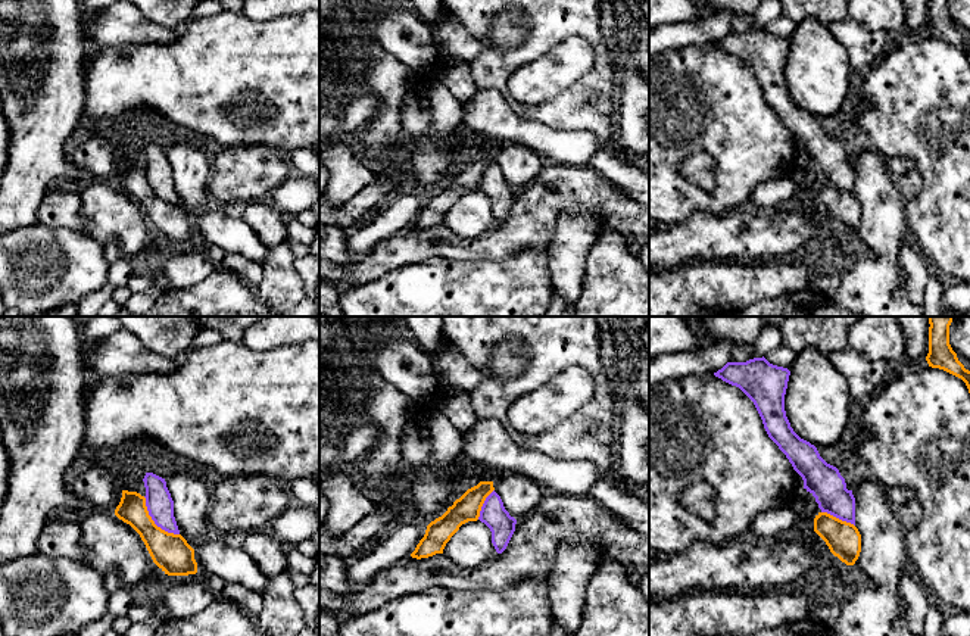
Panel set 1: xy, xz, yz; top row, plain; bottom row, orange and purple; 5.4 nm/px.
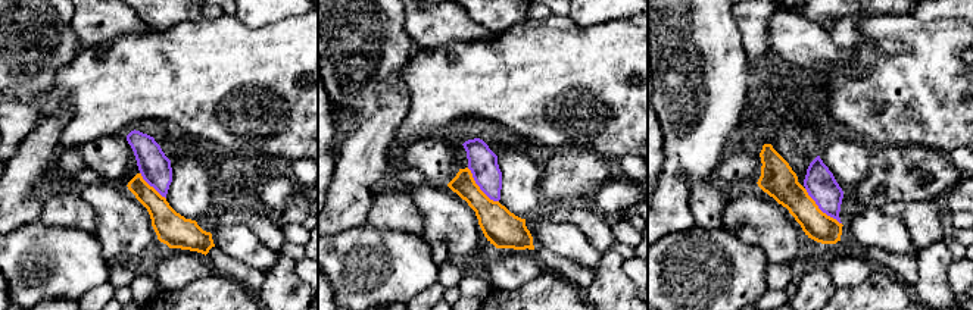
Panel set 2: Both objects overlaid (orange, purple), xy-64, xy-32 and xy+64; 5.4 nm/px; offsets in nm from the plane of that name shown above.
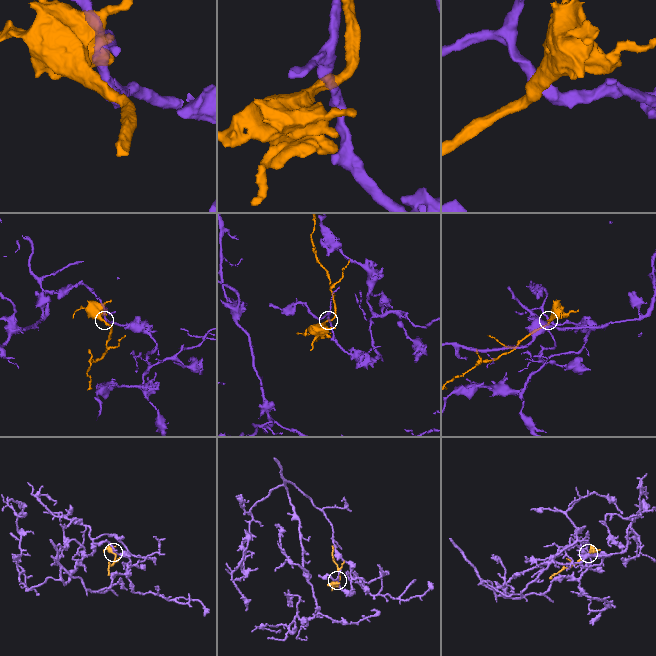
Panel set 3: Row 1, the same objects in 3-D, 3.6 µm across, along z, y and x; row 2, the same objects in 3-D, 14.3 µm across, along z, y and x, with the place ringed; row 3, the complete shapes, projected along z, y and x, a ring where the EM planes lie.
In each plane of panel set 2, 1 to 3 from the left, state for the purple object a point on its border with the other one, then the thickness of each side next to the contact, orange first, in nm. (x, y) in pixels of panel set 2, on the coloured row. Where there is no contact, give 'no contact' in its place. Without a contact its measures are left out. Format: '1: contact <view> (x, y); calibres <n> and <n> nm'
1: contact xy-64 (152, 187); calibres 180 and 170 nm
2: contact xy-32 (479, 187); calibres 200 and 160 nm
3: contact xy+64 (819, 209); calibres 180 and 170 nm

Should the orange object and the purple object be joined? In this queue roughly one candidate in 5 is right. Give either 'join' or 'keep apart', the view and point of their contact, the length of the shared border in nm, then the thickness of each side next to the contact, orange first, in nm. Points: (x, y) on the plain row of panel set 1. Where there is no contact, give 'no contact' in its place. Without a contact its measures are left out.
keep apart | xy (153, 192) | 300 nm | 200/150 nm

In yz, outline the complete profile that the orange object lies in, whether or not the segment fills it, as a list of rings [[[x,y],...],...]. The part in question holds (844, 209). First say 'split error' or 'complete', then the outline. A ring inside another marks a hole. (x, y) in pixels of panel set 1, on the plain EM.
complete; [[[818,183],[814,188],[814,202],[842,233],[846,236],[855,234],[861,222],[861,205],[854,194],[827,183]]]

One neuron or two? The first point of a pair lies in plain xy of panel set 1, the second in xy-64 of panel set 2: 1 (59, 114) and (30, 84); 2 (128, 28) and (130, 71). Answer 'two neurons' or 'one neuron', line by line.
1: one neuron
2: two neurons

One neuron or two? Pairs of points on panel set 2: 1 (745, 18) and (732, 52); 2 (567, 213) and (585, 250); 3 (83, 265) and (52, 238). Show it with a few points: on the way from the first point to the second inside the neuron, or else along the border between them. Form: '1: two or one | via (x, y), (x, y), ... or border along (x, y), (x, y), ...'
1: two | border along (732, 15), (748, 56)
2: two | border along (546, 216), (558, 222), (571, 222), (595, 247)
3: one | via (75, 262), (59, 246)

